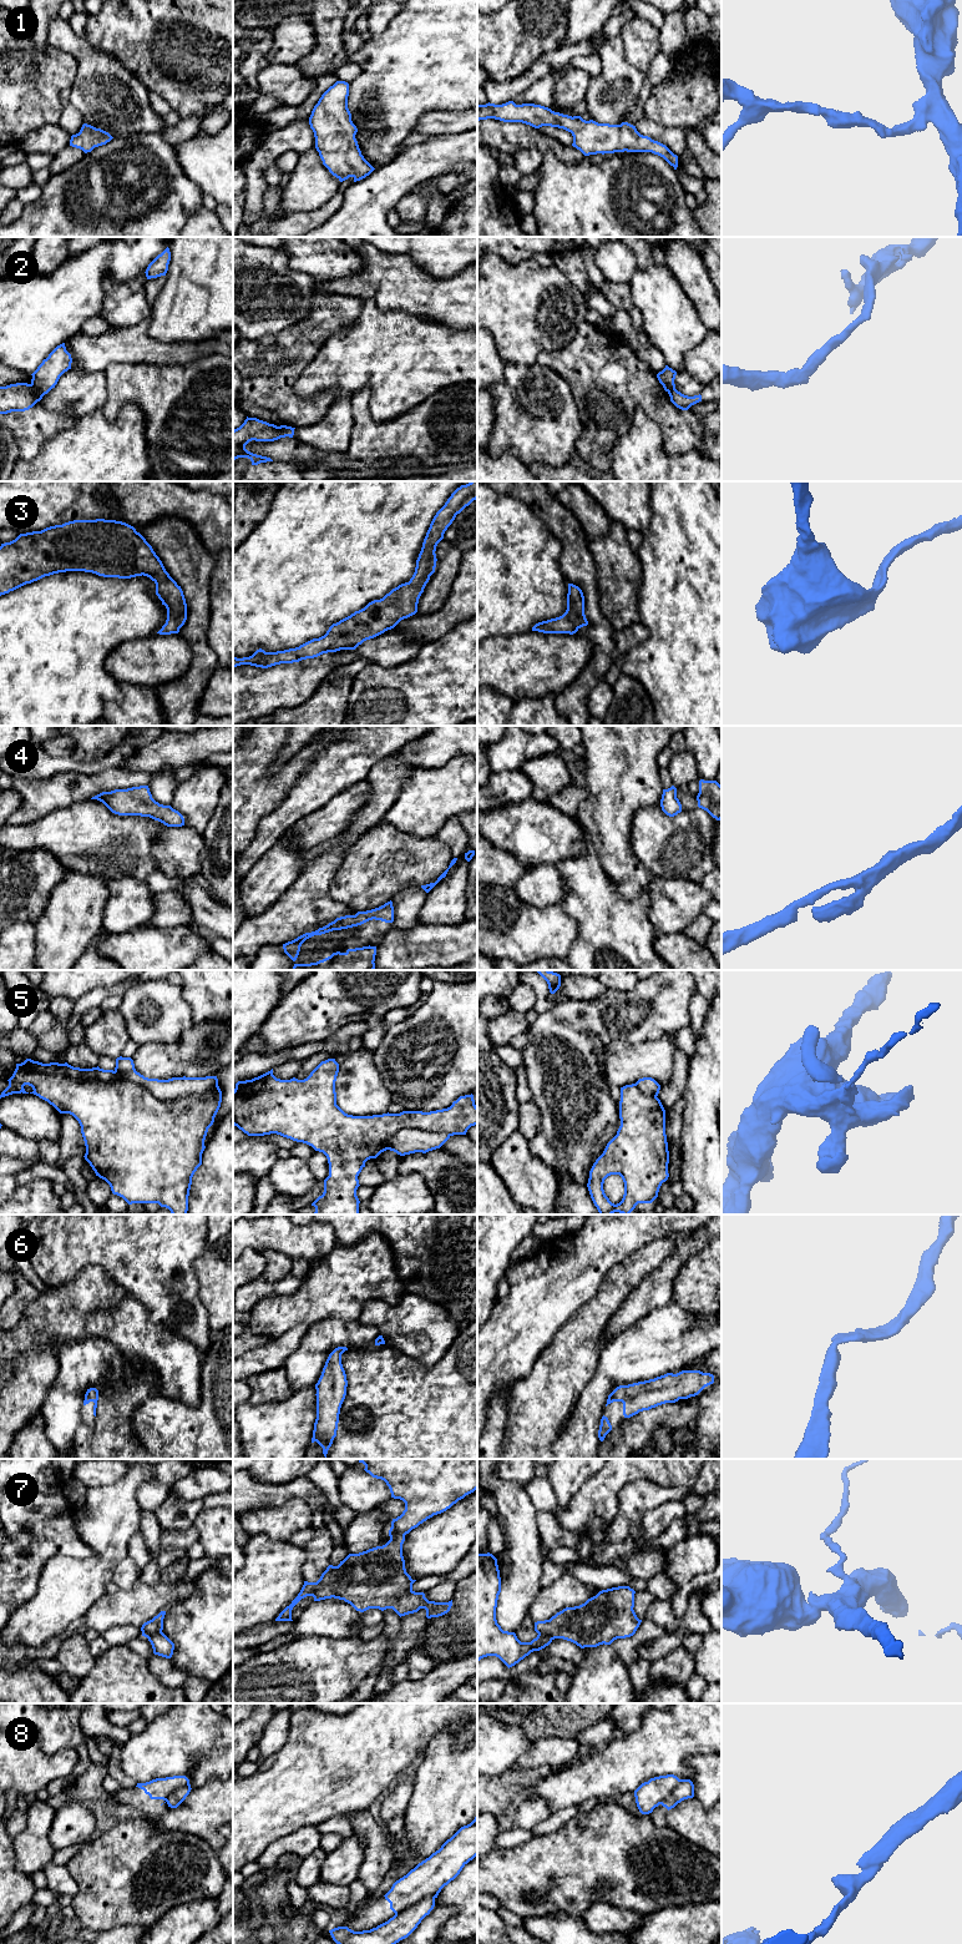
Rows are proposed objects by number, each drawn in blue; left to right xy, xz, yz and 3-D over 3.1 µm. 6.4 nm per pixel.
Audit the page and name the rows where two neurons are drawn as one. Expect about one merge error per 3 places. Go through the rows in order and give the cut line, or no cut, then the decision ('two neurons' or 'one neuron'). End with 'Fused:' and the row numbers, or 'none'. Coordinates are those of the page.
1: no cut | one neuron
2: xy (30, 384), (42, 395) | two neurons
3: no cut | one neuron
4: no cut | one neuron
5: xy (115, 1070), (143, 1085), (162, 1100), (196, 1095), (217, 1086) | two neurons
6: no cut | one neuron
7: yz (538, 1632), (547, 1634), (553, 1639) | two neurons
8: xz (434, 1897), (426, 1895), (395, 1915) | two neurons
Fused: 2, 5, 7, 8

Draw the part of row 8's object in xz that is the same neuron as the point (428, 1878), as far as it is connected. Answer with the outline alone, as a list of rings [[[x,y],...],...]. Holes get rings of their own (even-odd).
[[[477,1816],[475,1819],[461,1827],[439,1850],[419,1863],[406,1875],[396,1880],[391,1889],[384,1895],[390,1903],[390,1909],[398,1915],[426,1897],[437,1898],[441,1889],[454,1880],[462,1868],[477,1855]]]

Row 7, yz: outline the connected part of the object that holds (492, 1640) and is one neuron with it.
[[[490,1552],[477,1554],[477,1661],[496,1656],[510,1668],[553,1638],[538,1634],[531,1642],[521,1642],[515,1632],[503,1631],[496,1620],[500,1592],[497,1559]]]

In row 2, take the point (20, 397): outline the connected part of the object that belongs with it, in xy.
[[[27,383],[0,387],[0,414],[29,410],[42,397],[40,392]]]

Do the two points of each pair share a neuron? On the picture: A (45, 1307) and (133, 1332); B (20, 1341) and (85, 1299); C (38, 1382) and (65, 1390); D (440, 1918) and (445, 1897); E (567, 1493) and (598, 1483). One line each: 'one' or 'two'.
A: one
B: one
C: two
D: two
E: two

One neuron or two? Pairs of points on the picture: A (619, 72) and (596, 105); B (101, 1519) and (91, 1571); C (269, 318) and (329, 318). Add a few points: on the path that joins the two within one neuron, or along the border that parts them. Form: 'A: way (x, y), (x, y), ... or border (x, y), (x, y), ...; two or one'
A: way (609, 80), (604, 81), (598, 95); one
B: way (104, 1531), (104, 1559); one
C: border (315, 292), (310, 312), (304, 318), (278, 332); two

